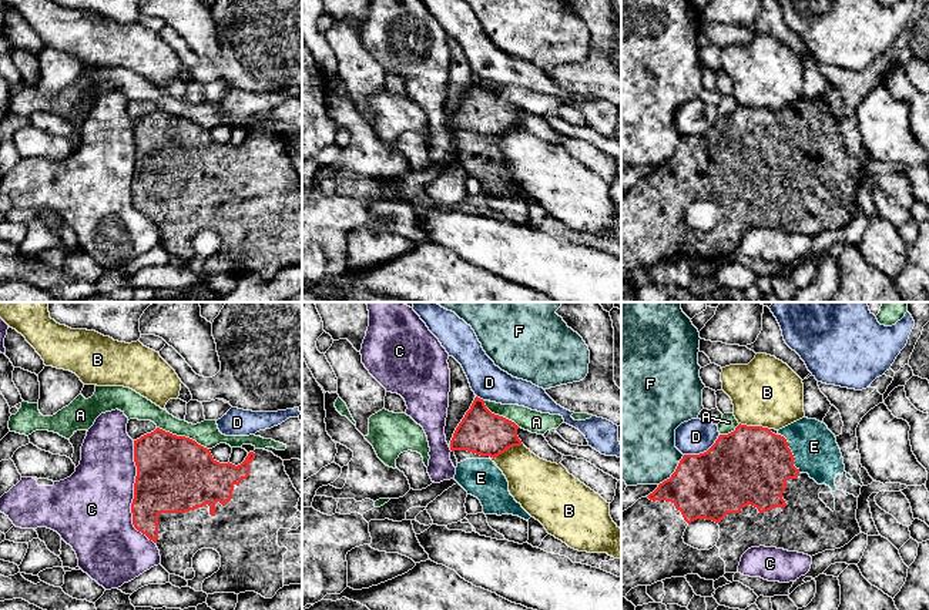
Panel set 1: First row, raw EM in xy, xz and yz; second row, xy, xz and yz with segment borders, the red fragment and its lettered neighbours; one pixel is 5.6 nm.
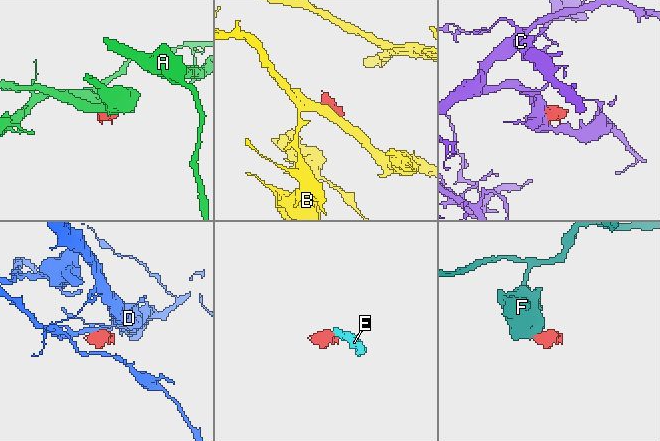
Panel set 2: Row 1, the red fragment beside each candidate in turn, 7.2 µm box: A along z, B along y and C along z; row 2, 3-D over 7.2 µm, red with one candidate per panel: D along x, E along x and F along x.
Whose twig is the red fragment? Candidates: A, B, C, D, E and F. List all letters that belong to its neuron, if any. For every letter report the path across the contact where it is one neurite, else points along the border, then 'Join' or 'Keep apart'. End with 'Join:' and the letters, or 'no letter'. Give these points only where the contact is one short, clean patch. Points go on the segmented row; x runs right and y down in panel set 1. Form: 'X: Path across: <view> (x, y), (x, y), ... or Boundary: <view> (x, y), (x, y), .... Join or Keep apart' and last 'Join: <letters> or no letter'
A: Boundary: xy (157, 426), (188, 436), (208, 449). Keep apart
B: Keep apart
C: Keep apart
D: Boundary: yz (720, 435), (706, 451), (684, 455). Keep apart
E: Join
F: Boundary: yz (684, 455), (676, 471), (658, 485). Keep apart
Join: E

